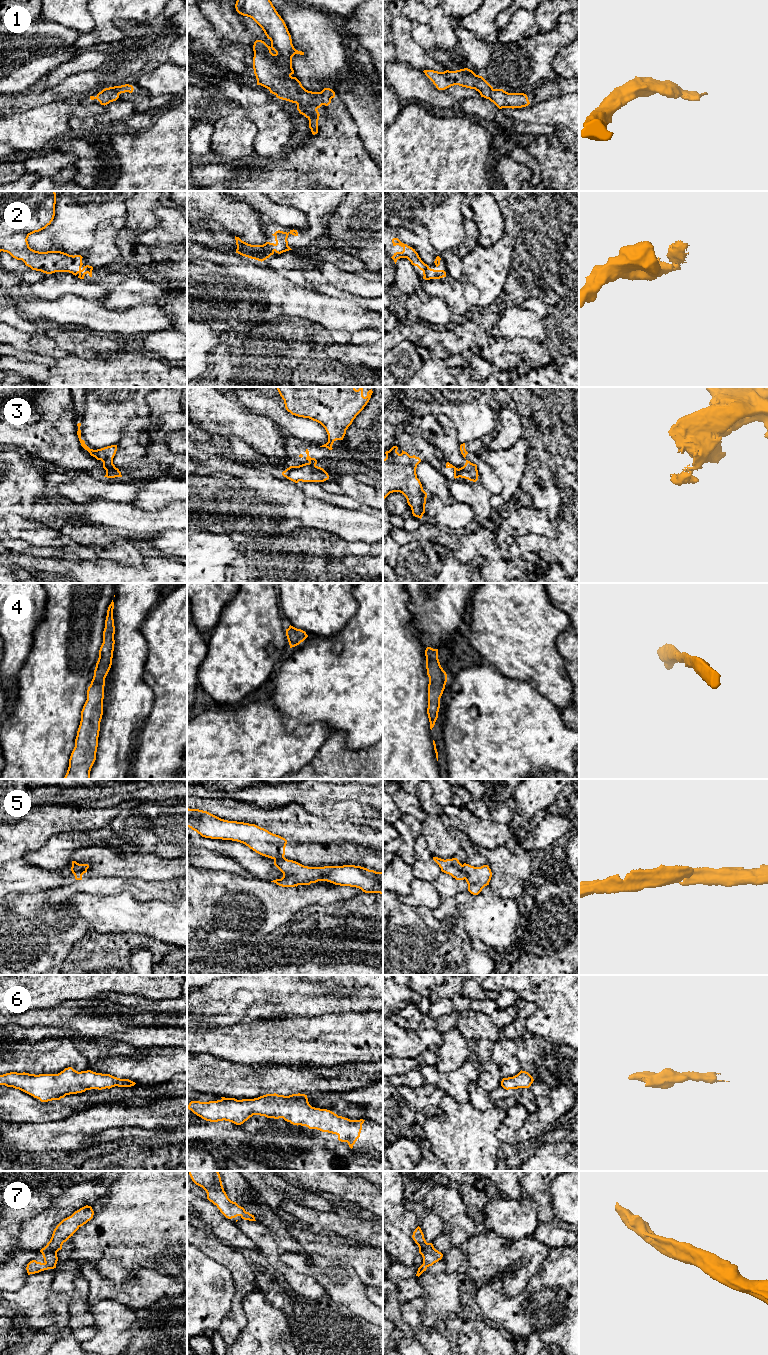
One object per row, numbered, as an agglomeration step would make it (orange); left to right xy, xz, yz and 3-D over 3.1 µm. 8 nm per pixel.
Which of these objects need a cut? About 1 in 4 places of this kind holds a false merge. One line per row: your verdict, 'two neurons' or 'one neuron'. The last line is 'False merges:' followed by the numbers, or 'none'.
1: one neuron
2: one neuron
3: two neurons
4: one neuron
5: two neurons
6: one neuron
7: one neuron
False merges: 3, 5

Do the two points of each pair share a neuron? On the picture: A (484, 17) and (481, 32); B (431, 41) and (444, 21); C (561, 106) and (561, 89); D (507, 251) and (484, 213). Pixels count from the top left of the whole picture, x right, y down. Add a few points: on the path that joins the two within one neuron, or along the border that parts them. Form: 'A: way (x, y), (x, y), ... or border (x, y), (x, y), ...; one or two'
A: way (482, 21), (482, 28); one
B: border (427, 23), (435, 35), (437, 45); two
C: border (568, 93), (543, 100), (539, 103); two
D: border (504, 233), (495, 243), (488, 246), (479, 246); two

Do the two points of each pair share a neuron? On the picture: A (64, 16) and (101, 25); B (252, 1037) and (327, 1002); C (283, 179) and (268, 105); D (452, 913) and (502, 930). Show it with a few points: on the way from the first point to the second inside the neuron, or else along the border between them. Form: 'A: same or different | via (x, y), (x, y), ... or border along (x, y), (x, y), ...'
A: different | border along (88, 10), (91, 16), (92, 28), (82, 34)
B: different | border along (322, 1015), (287, 1017)
C: different | border along (285, 153), (278, 157), (267, 159)
D: different | border along (455, 896), (464, 929), (470, 936)

